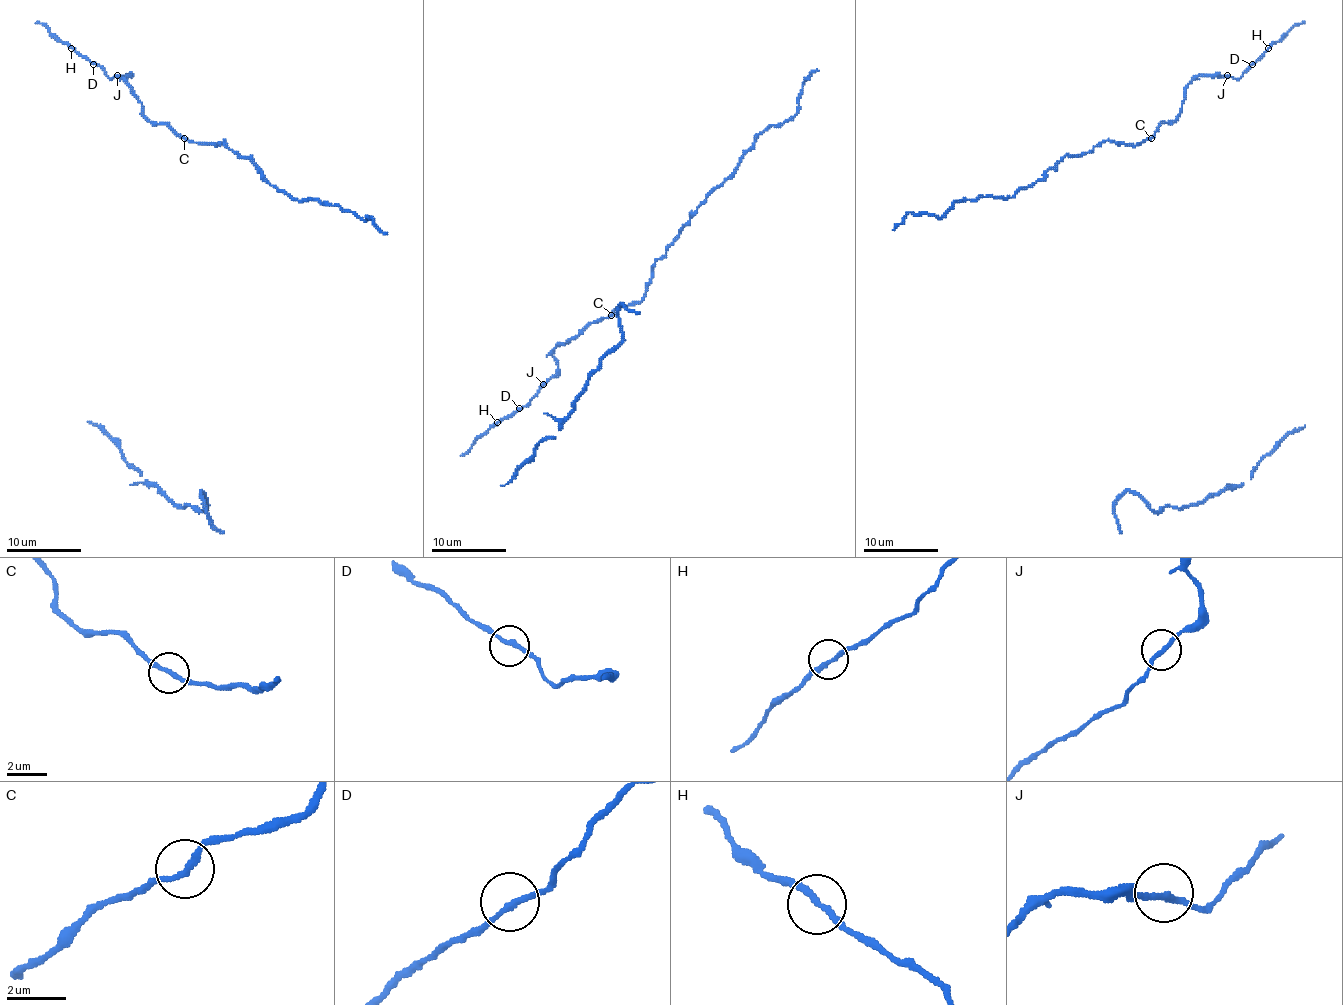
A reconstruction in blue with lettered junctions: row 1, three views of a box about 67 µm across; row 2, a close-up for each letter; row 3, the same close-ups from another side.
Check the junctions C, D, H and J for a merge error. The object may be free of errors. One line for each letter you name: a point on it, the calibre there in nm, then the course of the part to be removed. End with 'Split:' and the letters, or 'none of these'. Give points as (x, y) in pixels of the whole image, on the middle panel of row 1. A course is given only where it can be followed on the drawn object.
Split: none of these

